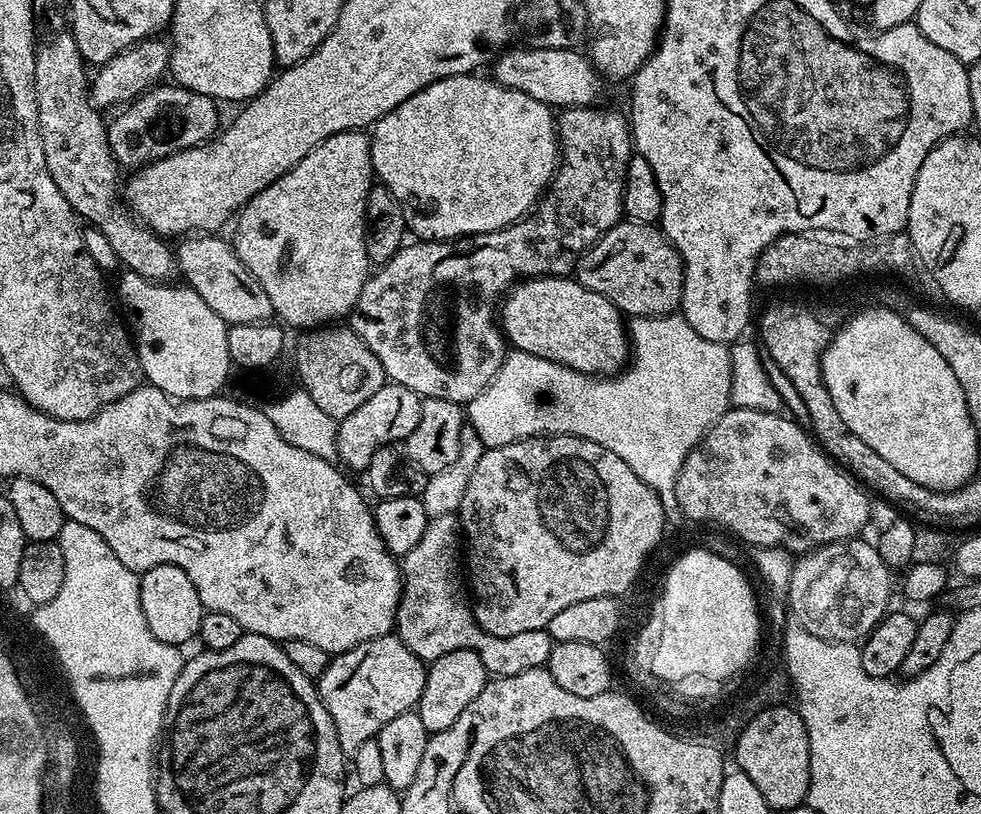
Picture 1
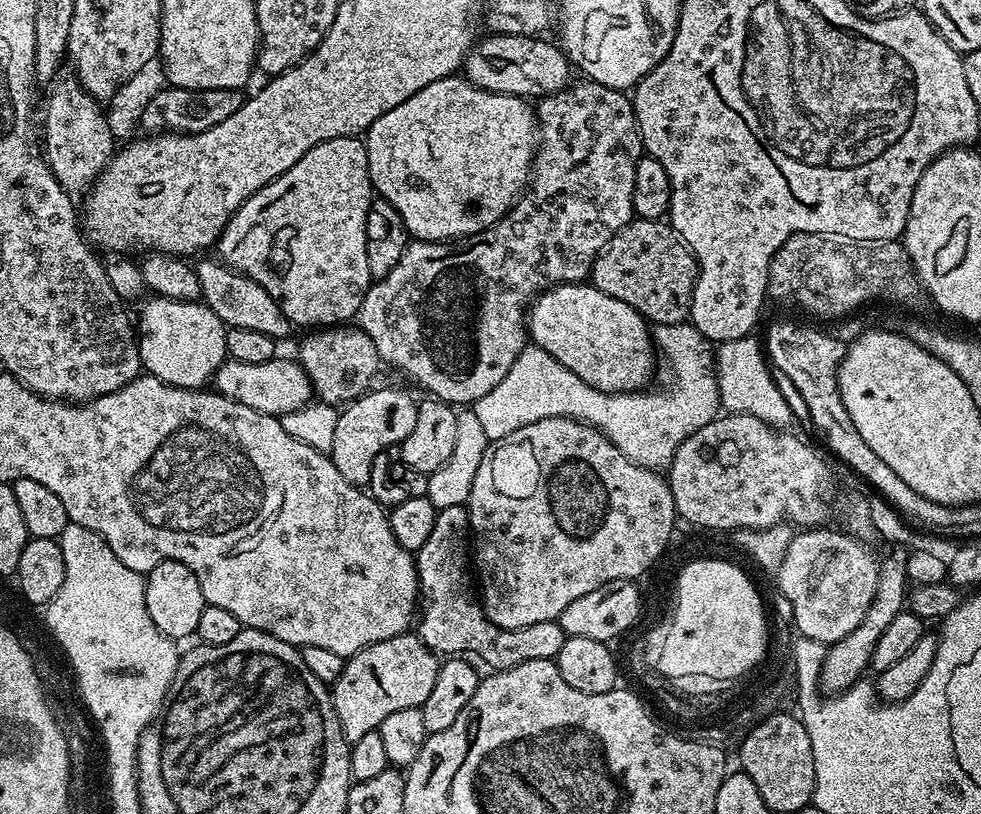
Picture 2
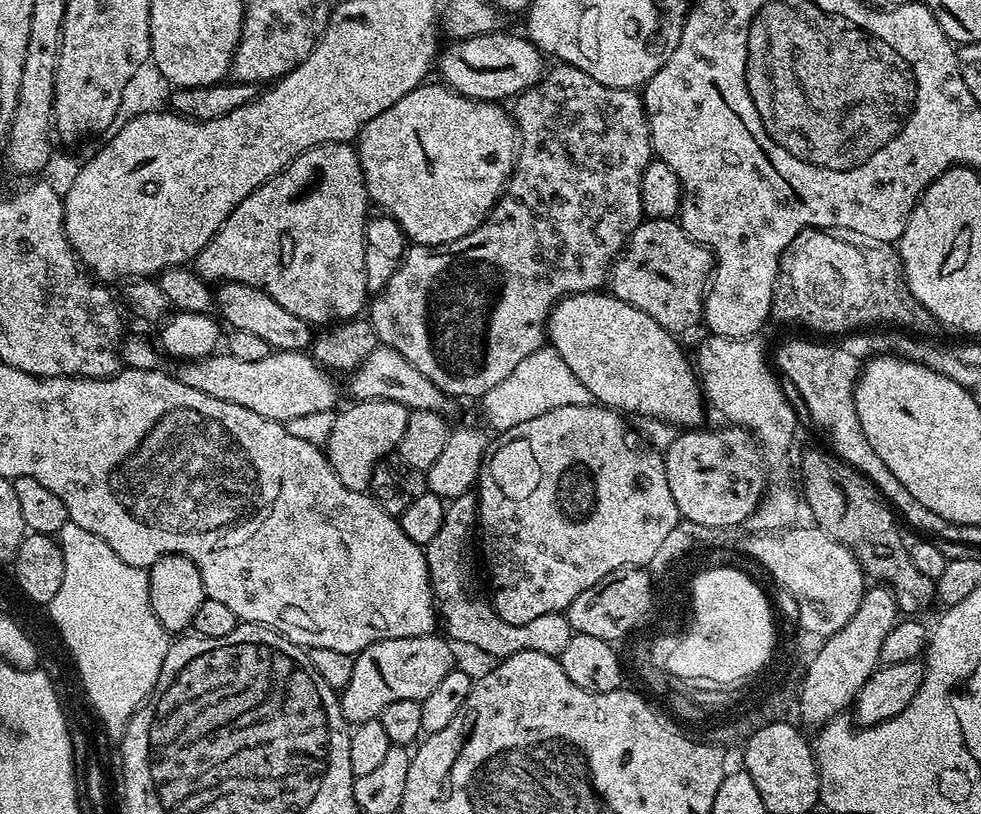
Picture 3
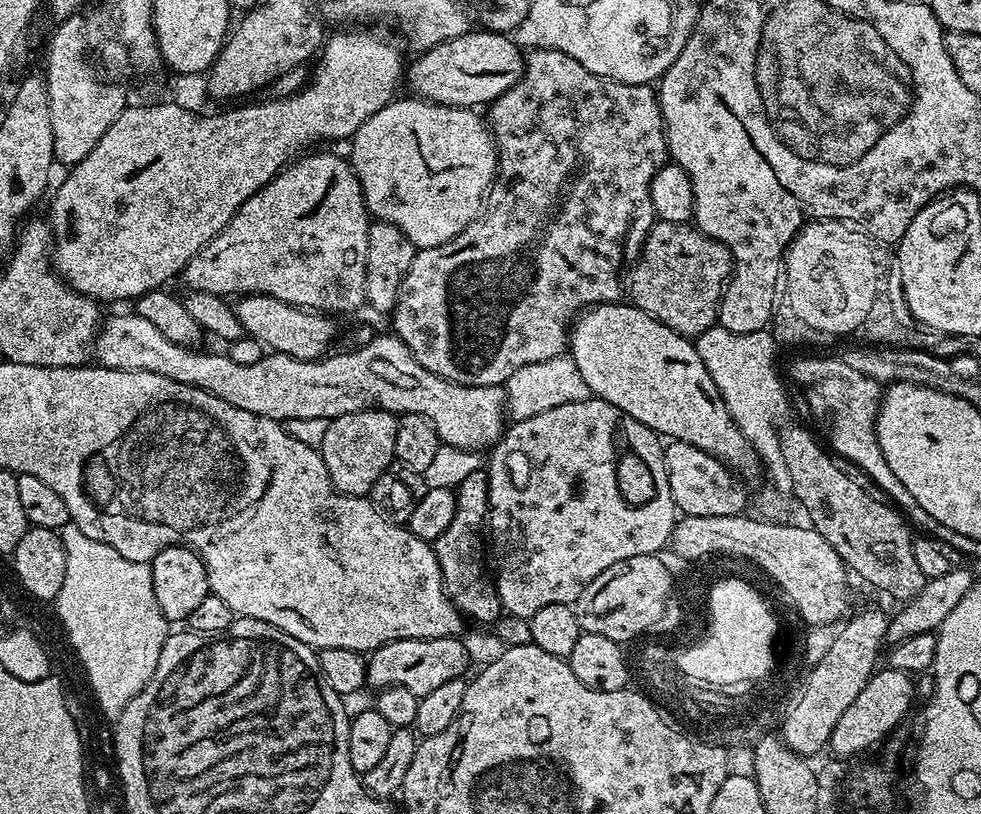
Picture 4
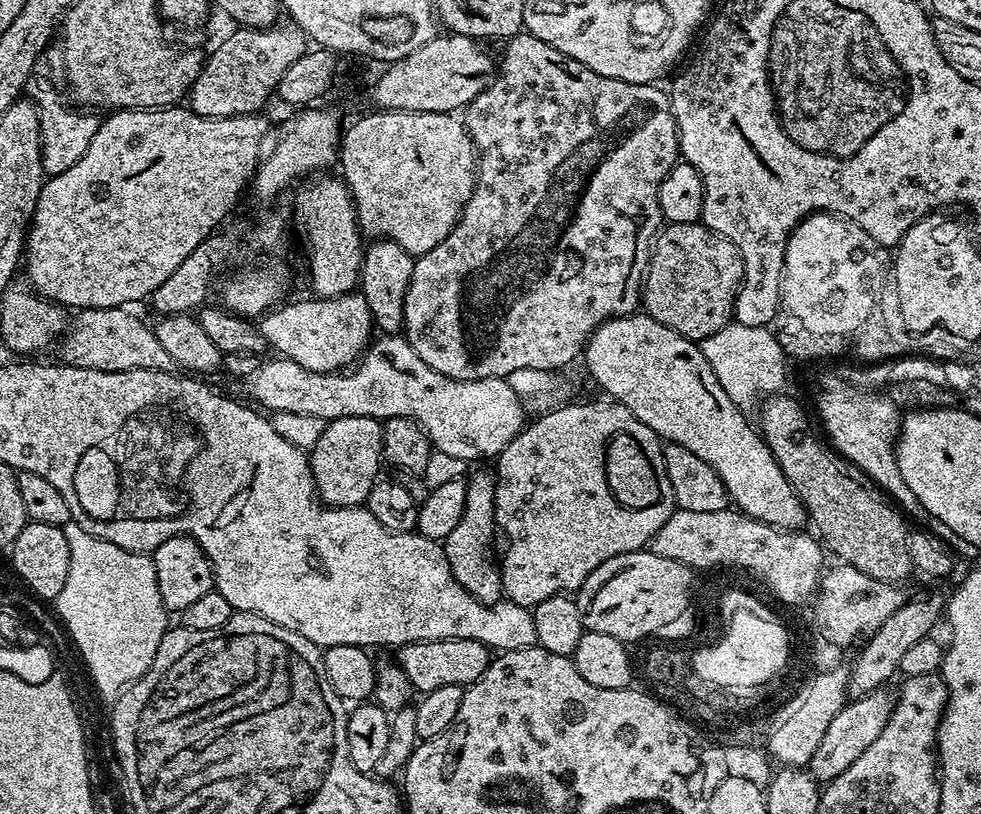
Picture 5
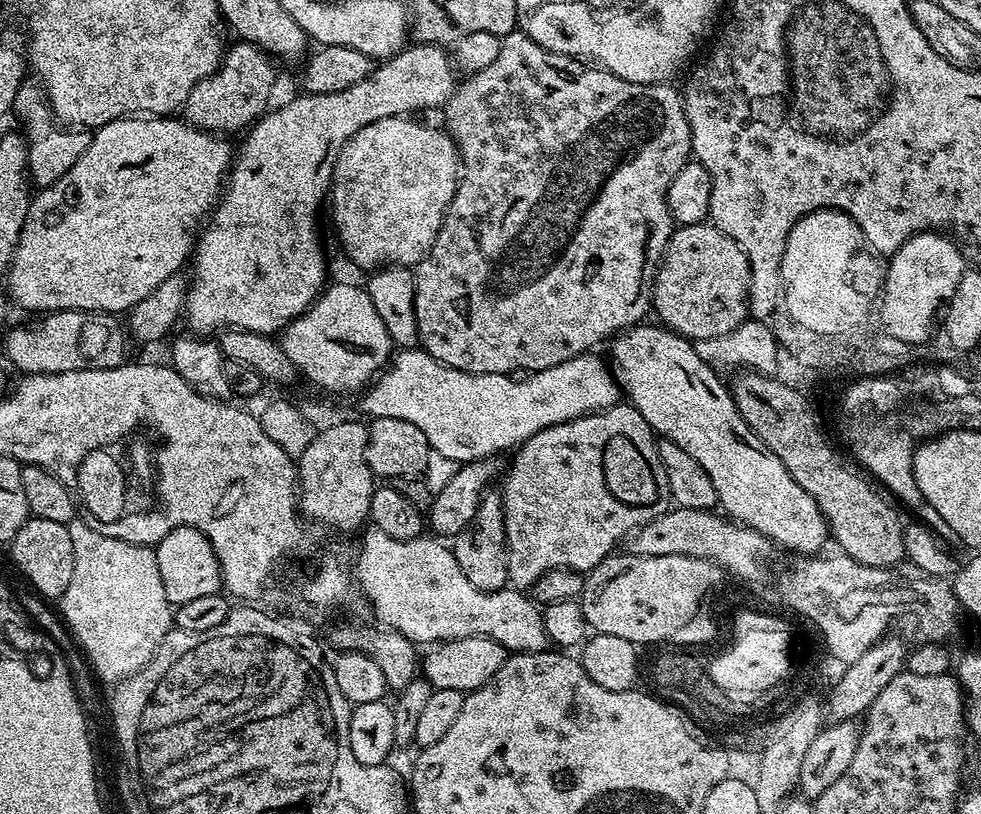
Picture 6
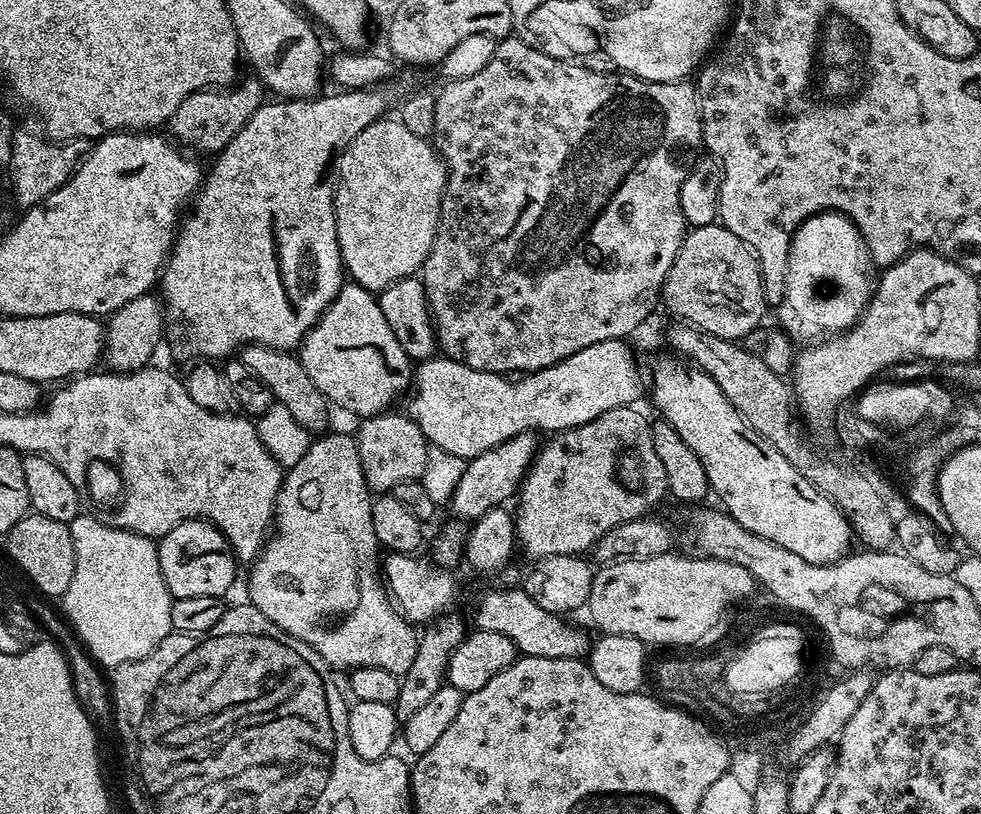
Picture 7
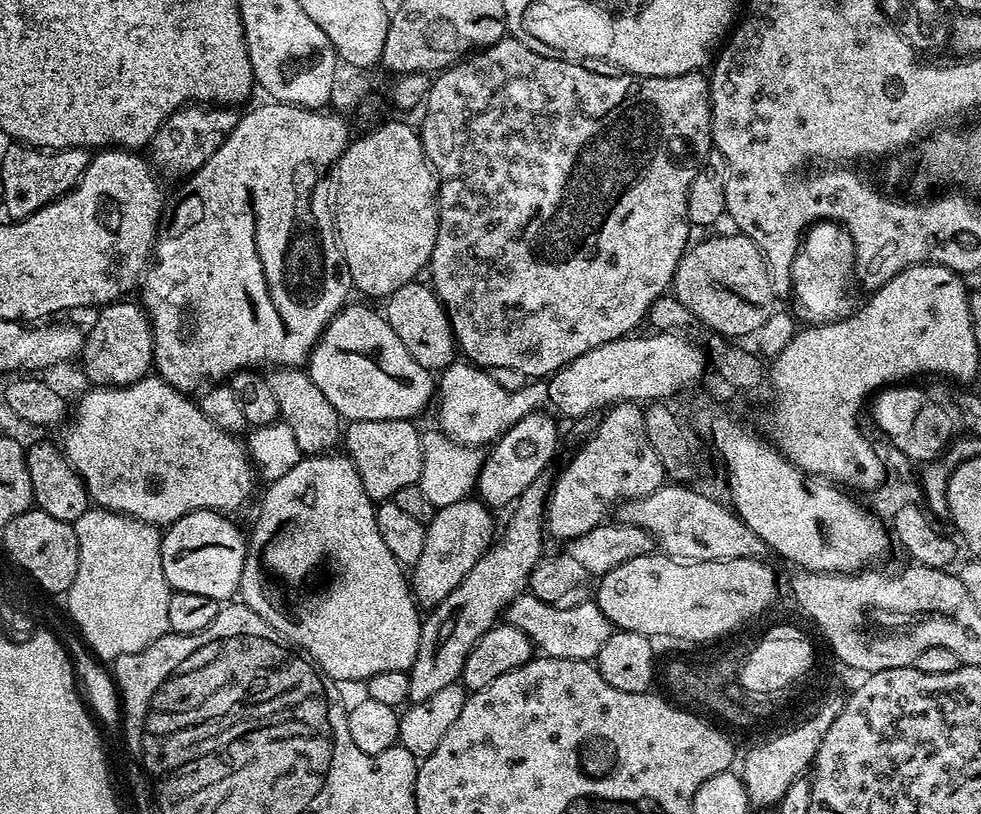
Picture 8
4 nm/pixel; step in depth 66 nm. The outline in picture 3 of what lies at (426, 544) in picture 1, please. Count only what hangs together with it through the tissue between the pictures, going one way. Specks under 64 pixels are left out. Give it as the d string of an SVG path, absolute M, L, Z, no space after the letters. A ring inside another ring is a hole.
M475 491L447 501L442 527L424 548L426 566L432 583L432 599L436 601L436 611L443 627L444 624L448 627L447 639L457 645L469 644L488 656L496 656L492 658L497 661L504 660L510 654L518 654L522 650L538 650L542 654L559 658L574 634L571 622L561 613L552 612L543 616L535 627L531 624L507 624L502 622L502 618L498 618L485 589L484 592L480 589L480 580L476 577L478 556L477 553L476 556L472 553L472 540L474 544L478 536L479 519L480 501Z

